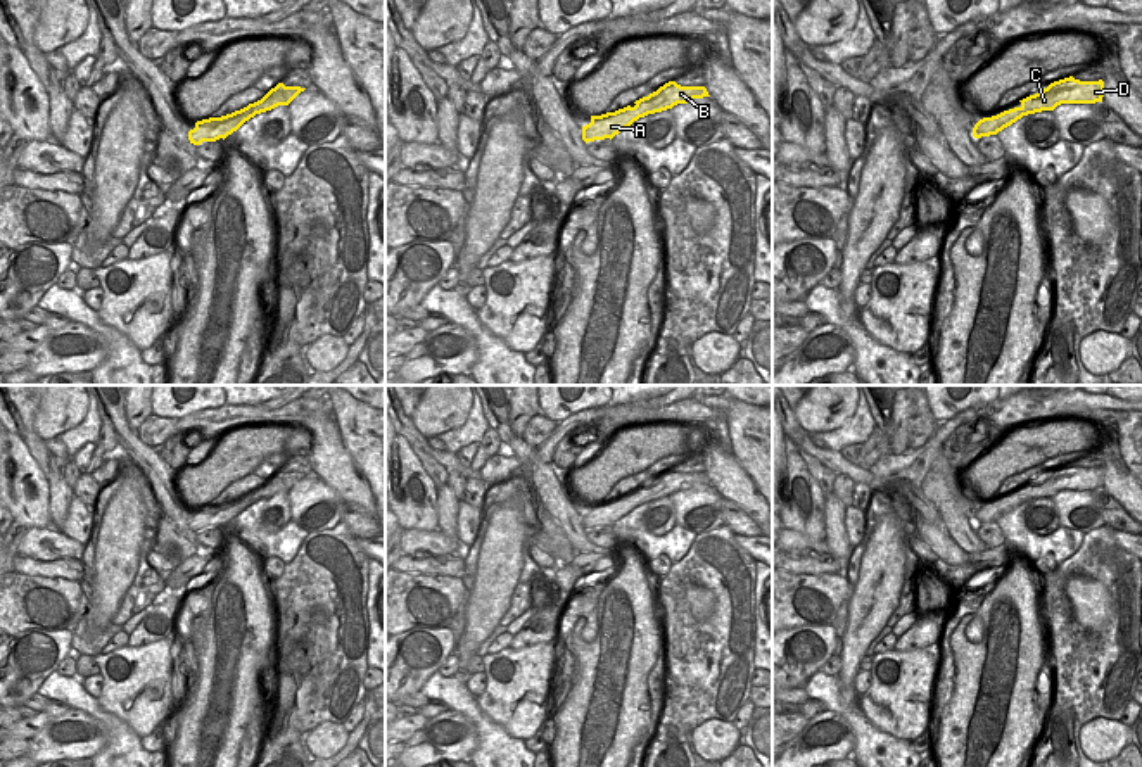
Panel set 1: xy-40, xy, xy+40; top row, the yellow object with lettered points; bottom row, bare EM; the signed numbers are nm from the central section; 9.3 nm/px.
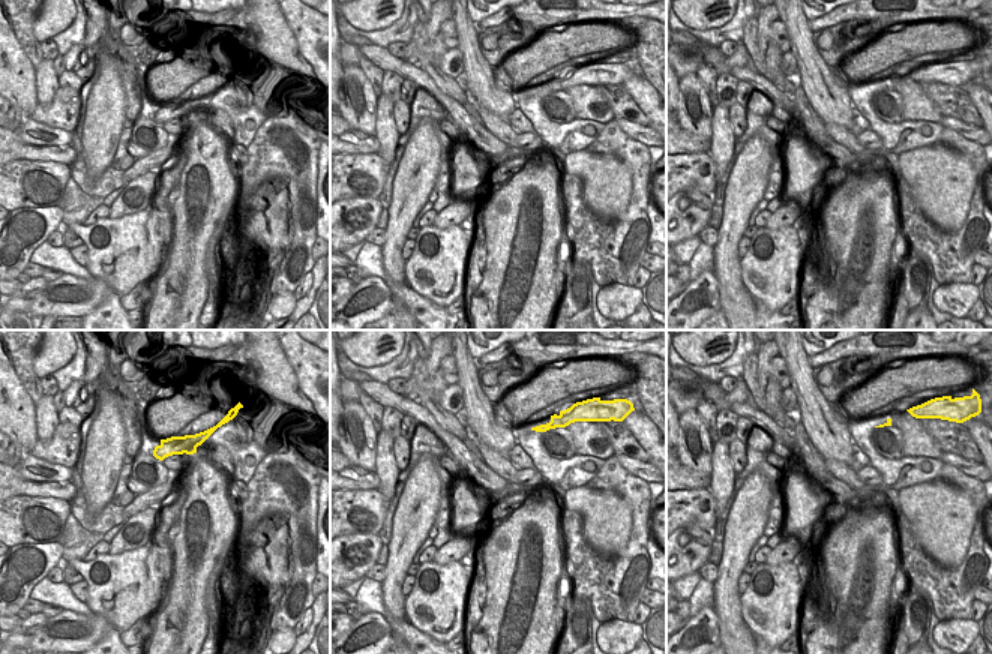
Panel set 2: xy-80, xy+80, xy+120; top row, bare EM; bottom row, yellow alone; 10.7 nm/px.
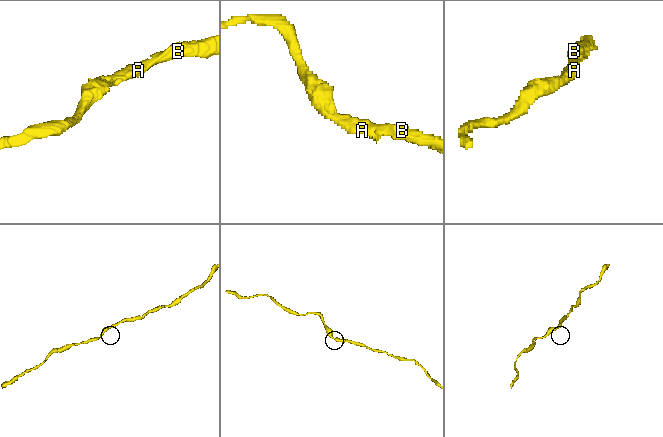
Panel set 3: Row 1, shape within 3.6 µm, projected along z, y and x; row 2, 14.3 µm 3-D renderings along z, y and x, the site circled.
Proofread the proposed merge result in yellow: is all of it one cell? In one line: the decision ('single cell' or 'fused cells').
single cell

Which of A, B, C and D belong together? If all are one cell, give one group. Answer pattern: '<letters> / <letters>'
A B C D

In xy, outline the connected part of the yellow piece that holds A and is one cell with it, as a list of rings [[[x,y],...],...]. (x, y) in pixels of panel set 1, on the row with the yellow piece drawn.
[[[669,81],[648,97],[636,100],[634,107],[627,105],[615,112],[591,116],[591,123],[582,126],[582,140],[586,143],[605,138],[612,140],[639,117],[662,112],[672,109],[677,104],[688,104],[693,98],[703,97],[710,97],[705,86],[681,86],[676,81]]]

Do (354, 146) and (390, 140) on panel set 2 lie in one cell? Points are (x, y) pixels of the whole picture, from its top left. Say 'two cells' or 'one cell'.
two cells

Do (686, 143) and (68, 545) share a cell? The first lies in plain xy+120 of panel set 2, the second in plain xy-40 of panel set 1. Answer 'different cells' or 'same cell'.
different cells

